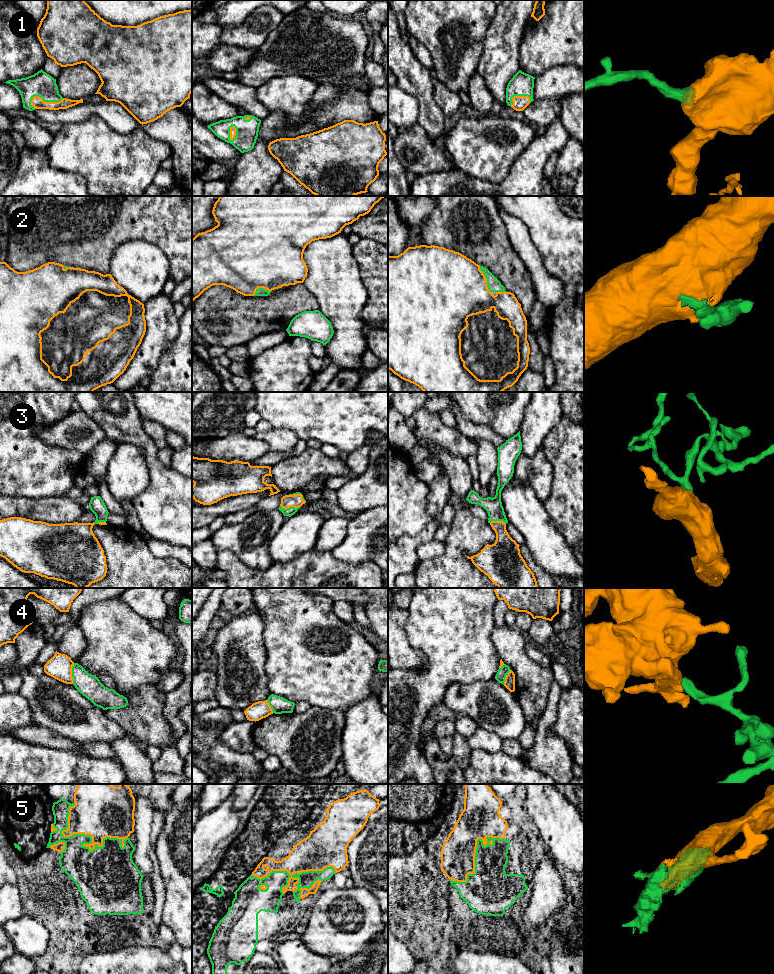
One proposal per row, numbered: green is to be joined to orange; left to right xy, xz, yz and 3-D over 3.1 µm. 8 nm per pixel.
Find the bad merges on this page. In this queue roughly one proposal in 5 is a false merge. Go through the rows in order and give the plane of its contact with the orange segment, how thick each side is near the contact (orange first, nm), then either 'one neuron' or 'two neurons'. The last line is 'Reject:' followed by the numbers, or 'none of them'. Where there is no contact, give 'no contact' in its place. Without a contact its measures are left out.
1: contact in xy; calibres 100 and 200 nm; one neuron
2: contact in yz; calibres 480 and 110 nm; one neuron
3: contact in xz; calibres 110 and 70 nm; one neuron
4: contact in xy; calibres 190 and 180 nm; two neurons
5: contact in xz; calibres 300 and 130 nm; one neuron
Reject: 4

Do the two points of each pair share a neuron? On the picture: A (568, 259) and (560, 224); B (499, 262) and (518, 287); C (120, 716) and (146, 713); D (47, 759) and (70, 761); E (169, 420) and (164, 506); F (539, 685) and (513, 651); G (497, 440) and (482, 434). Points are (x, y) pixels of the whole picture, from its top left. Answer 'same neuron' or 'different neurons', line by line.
A: same neuron
B: same neuron
C: same neuron
D: same neuron
E: different neurons
F: same neuron
G: same neuron

